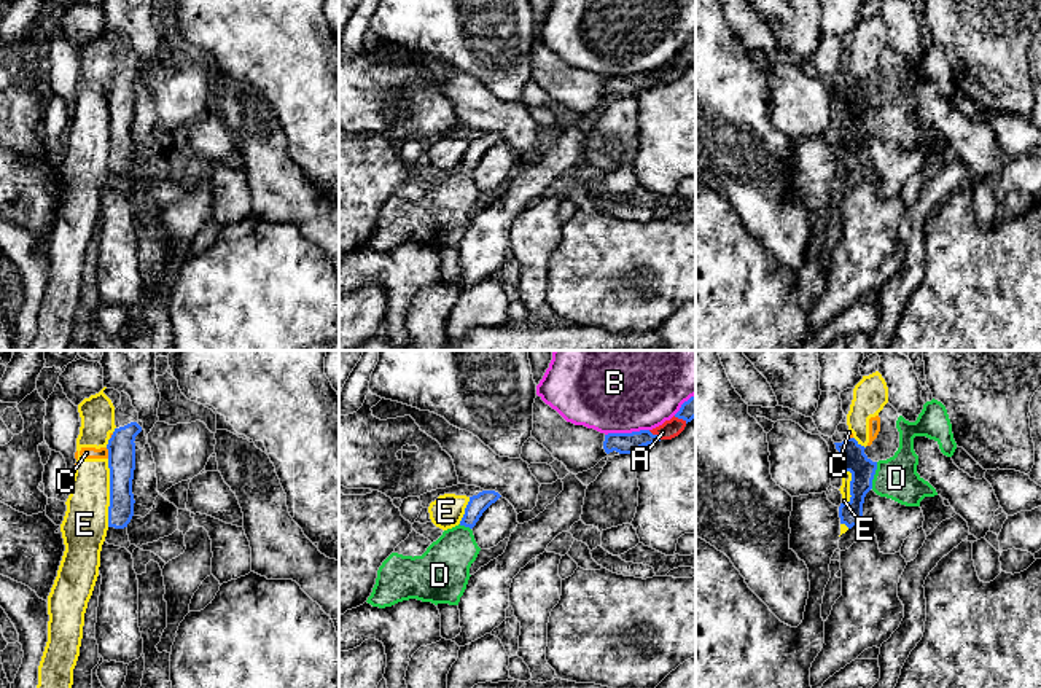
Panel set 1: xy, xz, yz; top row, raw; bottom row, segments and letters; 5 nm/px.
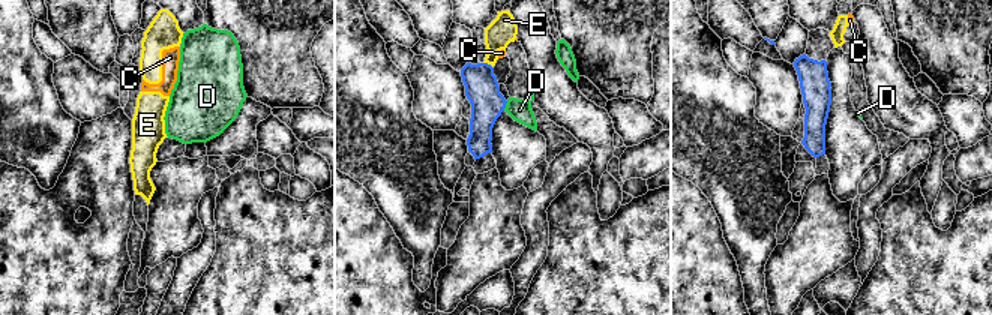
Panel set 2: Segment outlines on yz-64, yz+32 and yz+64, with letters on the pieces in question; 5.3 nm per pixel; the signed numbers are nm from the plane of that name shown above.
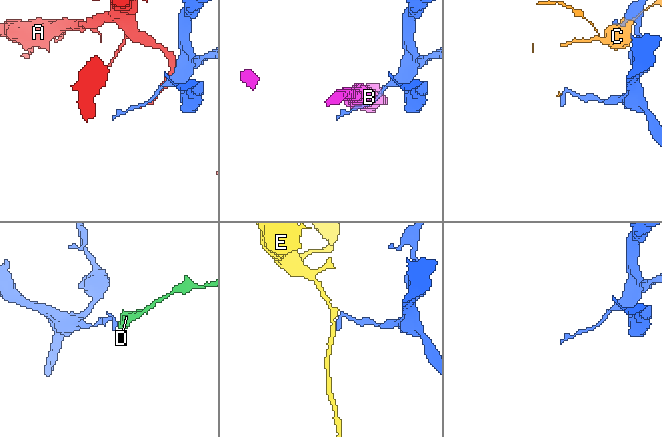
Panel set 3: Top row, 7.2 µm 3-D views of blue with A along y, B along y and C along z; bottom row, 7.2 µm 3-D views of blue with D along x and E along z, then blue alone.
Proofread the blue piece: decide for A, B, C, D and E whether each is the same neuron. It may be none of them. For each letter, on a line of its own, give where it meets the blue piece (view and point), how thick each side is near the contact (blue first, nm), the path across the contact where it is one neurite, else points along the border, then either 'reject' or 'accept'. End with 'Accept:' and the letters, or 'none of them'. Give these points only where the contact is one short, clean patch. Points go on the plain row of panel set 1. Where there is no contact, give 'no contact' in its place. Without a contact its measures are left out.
A: contact xz (655, 78); calibres 110 and 90 nm; reject
B: contact xz (626, 77); calibres 110 and 380 nm; reject
C: contact xy (109, 96); calibres 140 and 60 nm; border xy (105, 91), (109, 101); reject
D: contact yz (874, 117); calibres 120 and 220 nm; way yz (855, 104), (874, 117), (896, 121); accept
E: contact xy (110, 136); calibres 140 and 220 nm; border xy (107, 102), (109, 169); reject
Accept: D

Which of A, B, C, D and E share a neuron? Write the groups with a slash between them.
A / B / C E / D

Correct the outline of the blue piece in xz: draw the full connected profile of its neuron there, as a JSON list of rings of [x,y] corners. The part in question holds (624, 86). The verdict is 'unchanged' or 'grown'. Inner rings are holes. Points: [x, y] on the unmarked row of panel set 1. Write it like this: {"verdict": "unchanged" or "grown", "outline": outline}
{"verdict": "unchanged", "outline": [[[649,73],[632,76],[608,76],[605,78],[603,92],[606,97],[616,94],[619,97],[634,97],[640,91],[661,84],[657,78]]]}

